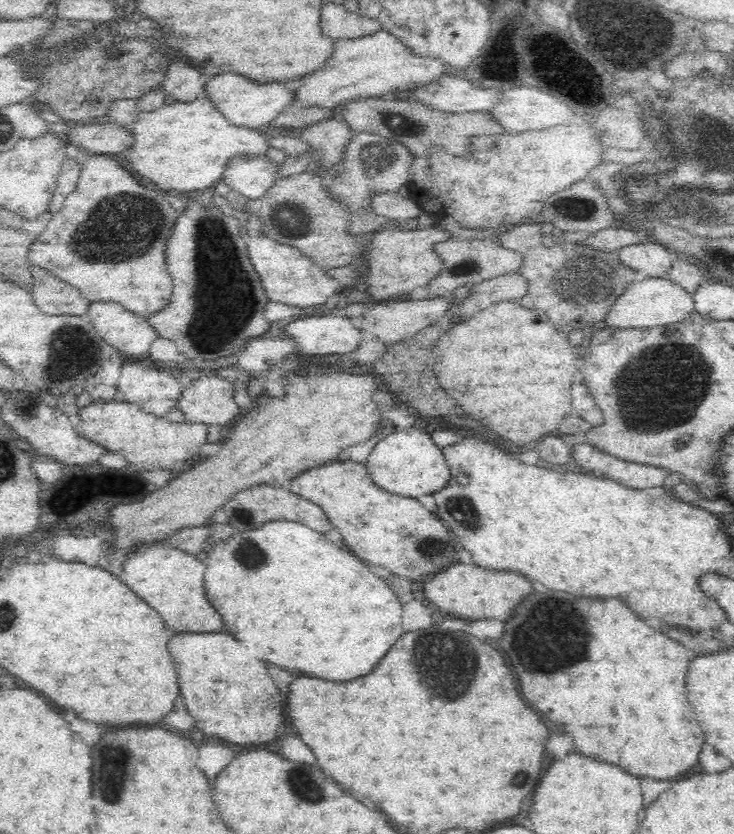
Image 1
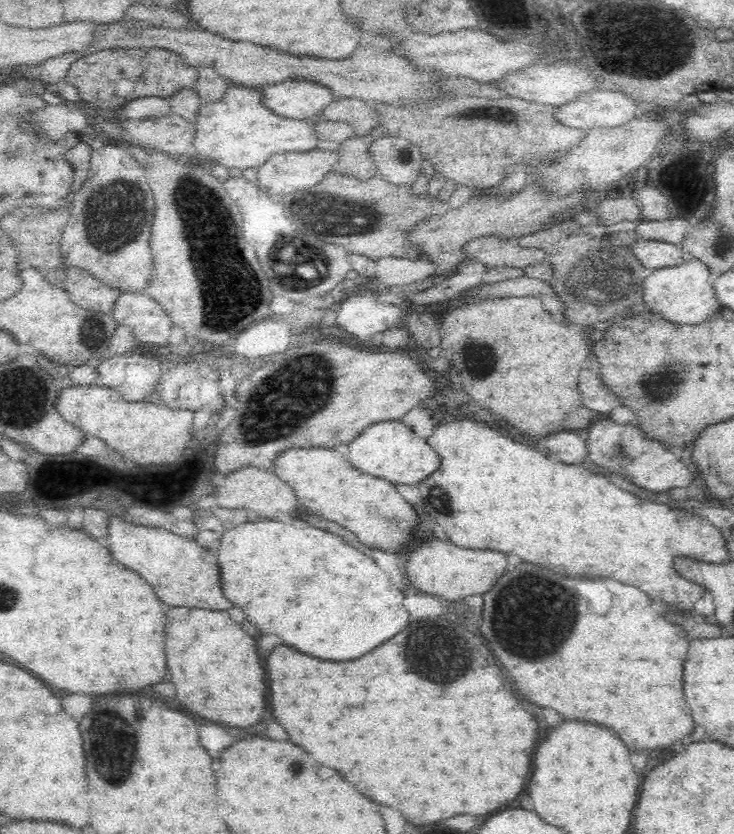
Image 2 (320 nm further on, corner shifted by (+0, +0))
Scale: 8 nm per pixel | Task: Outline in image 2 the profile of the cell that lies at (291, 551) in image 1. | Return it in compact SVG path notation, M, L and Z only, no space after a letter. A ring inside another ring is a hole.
M272 520L240 524L222 536L218 564L224 596L244 608L252 624L262 632L280 634L288 646L322 660L360 658L396 636L410 622L408 609L403 605L406 594L392 584L390 576L340 536L320 528L298 528Z

